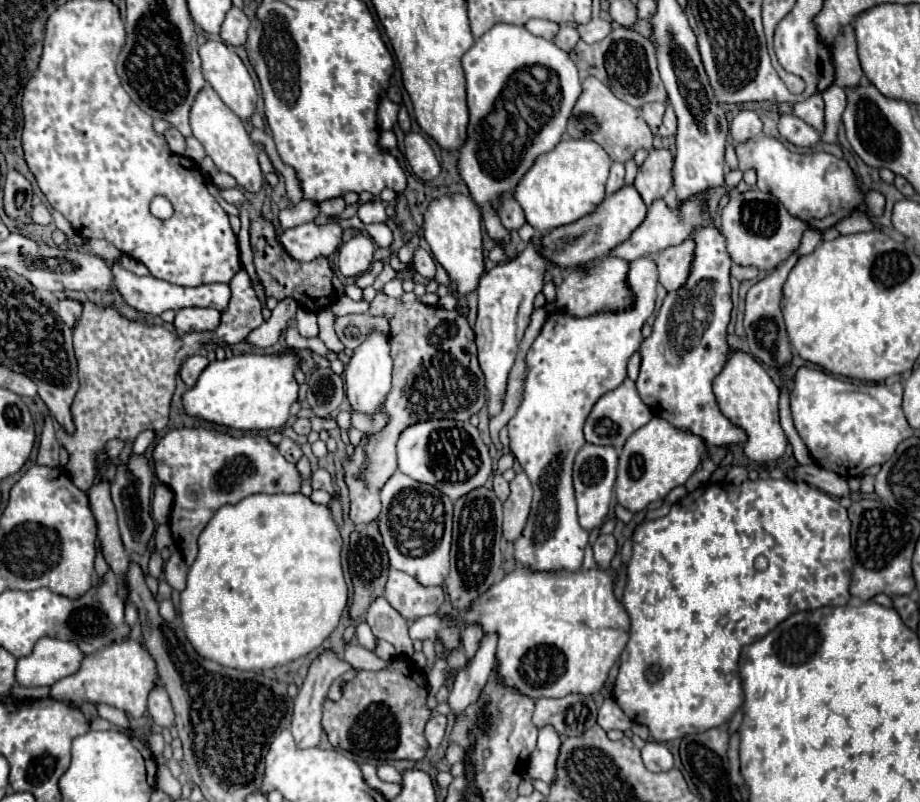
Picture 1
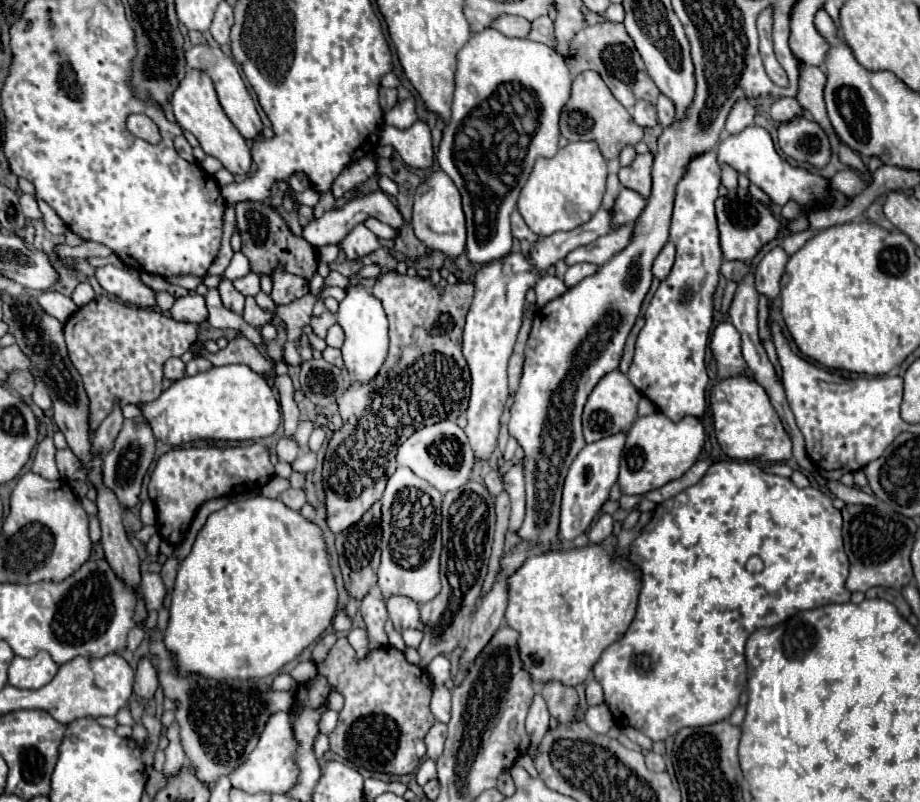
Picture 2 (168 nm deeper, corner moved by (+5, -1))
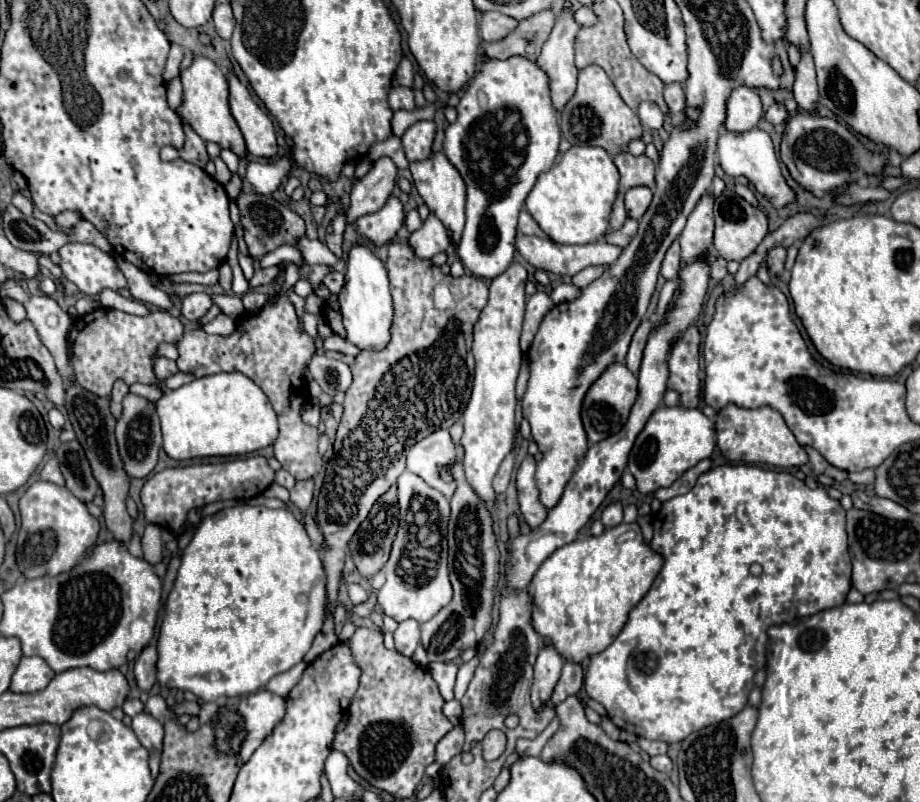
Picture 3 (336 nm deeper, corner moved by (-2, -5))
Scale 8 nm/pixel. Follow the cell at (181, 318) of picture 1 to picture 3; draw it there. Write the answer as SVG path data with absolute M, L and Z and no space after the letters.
M199 292L199 294L189 294L183 298L183 304L181 304L181 314L187 318L187 320L201 320L207 310L211 308L211 296L205 294L205 292Z

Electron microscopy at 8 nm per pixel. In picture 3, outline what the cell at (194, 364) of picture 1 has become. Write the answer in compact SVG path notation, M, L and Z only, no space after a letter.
M155 358L153 370L155 370L155 374L157 374L157 378L159 378L161 382L163 382L163 380L167 380L169 376L173 376L173 374L177 374L177 372L179 372L177 364L175 364L173 360L169 360L169 358Z

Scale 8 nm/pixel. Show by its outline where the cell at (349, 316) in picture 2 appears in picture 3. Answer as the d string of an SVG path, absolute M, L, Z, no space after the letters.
M355 246L349 252L345 286L339 292L339 306L343 312L343 326L347 330L347 340L361 350L383 350L389 344L391 322L393 322L393 302L389 292L389 280L385 264L367 248Z

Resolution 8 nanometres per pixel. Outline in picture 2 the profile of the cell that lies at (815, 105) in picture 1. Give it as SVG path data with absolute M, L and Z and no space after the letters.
M778 98L770 108L770 118L776 122L788 122L802 112L796 98Z

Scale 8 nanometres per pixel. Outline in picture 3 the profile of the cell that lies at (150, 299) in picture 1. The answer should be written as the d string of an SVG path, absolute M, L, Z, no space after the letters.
M65 244L61 250L63 276L85 294L99 294L105 288L121 290L127 286L117 262L89 244Z

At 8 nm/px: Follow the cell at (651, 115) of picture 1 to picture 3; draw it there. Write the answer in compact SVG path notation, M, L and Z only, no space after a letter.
M641 102L639 118L641 118L641 124L647 128L655 128L655 130L663 128L663 112L653 102Z

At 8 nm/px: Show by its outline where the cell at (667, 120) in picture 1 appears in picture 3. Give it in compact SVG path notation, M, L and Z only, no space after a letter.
M665 84L665 102L669 106L669 116L677 116L685 108L683 84Z

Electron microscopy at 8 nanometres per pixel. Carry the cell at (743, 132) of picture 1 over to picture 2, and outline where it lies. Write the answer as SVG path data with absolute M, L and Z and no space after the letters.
M740 98L732 106L732 110L726 118L726 132L738 134L738 132L742 132L742 128L746 128L750 124L754 124L754 106L746 98Z

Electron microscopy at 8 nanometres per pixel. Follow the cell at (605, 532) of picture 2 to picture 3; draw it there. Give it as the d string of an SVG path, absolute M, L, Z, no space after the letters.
M619 502L607 506L601 514L601 522L605 528L615 528L617 524L621 524L623 522L623 506Z

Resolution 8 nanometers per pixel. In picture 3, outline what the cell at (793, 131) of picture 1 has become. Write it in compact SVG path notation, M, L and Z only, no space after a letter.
M797 114L787 120L781 142L781 160L801 186L809 188L815 196L823 196L843 184L853 184L873 172L881 172L887 162L887 152L869 154L847 126L841 126L831 118L819 114Z

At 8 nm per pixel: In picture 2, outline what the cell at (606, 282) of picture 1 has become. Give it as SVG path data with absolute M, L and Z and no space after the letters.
M574 264L574 266L570 266L570 268L566 270L564 284L566 284L568 288L572 288L572 286L578 284L580 280L584 280L586 276L592 276L596 270L598 270L598 266L594 266L594 264Z

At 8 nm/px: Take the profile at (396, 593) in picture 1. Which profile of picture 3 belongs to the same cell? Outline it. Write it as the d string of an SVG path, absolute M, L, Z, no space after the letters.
M403 620L403 622L399 622L399 626L397 626L393 636L395 636L395 648L403 656L411 658L415 648L417 648L417 644L419 644L419 640L421 640L417 620Z

